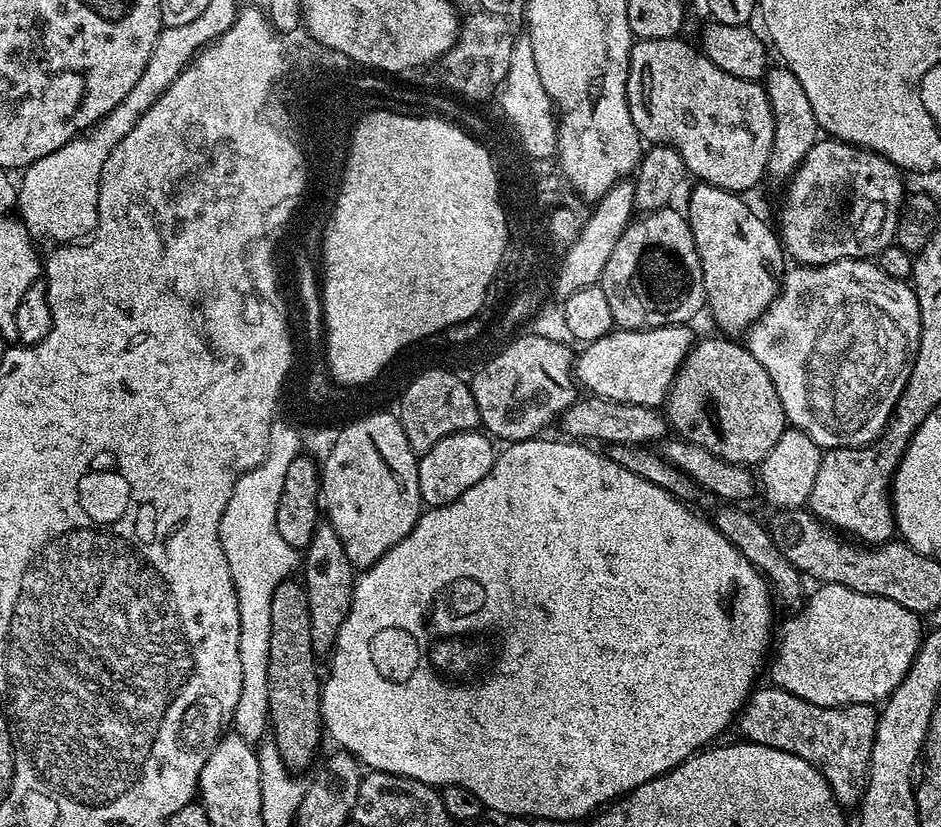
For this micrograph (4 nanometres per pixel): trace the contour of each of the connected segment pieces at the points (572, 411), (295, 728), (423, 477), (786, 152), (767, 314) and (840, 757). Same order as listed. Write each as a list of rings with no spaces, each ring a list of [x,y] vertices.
[[[585,395],[578,398],[567,408],[558,420],[565,437],[576,442],[596,442],[601,440],[604,446],[614,444],[655,445],[669,435],[670,429],[663,411],[647,408],[641,404],[614,402],[601,396]]]
[[[299,579],[283,580],[270,598],[270,736],[287,768],[301,770],[312,764],[325,735],[320,718],[321,673],[316,673],[318,657],[310,638],[308,591]]]
[[[480,430],[450,434],[438,442],[438,446],[430,446],[428,452],[423,453],[418,460],[418,486],[420,499],[428,508],[446,506],[454,502],[474,482],[482,482],[486,474],[490,474],[490,466],[494,466],[498,455],[498,448],[493,437]]]
[[[783,66],[769,67],[762,77],[762,83],[766,90],[766,98],[770,100],[770,110],[774,114],[774,146],[772,156],[768,160],[767,175],[784,182],[794,175],[796,167],[816,144],[818,125],[814,118],[814,109],[810,107],[810,98],[806,98],[802,82],[794,78],[791,70]]]
[[[871,259],[839,260],[833,264],[818,264],[815,266],[792,266],[783,273],[780,282],[780,291],[777,292],[774,302],[756,320],[751,328],[747,329],[746,347],[762,366],[766,366],[766,374],[770,374],[770,382],[774,382],[774,390],[778,390],[778,398],[782,402],[785,421],[795,426],[801,432],[814,438],[814,442],[822,450],[829,448],[860,448],[863,444],[871,444],[880,431],[886,426],[902,390],[906,386],[906,378],[912,373],[912,363],[918,350],[920,341],[920,311],[908,280],[899,280],[881,270],[879,263]]]
[[[767,686],[757,687],[745,700],[743,708],[738,713],[738,725],[745,741],[750,744],[765,744],[774,750],[786,750],[806,762],[810,762],[826,778],[834,798],[842,806],[859,805],[864,798],[868,785],[868,763],[870,750],[876,737],[877,709],[870,704],[848,704],[844,708],[827,708],[814,706],[814,702],[806,702],[785,688]]]

